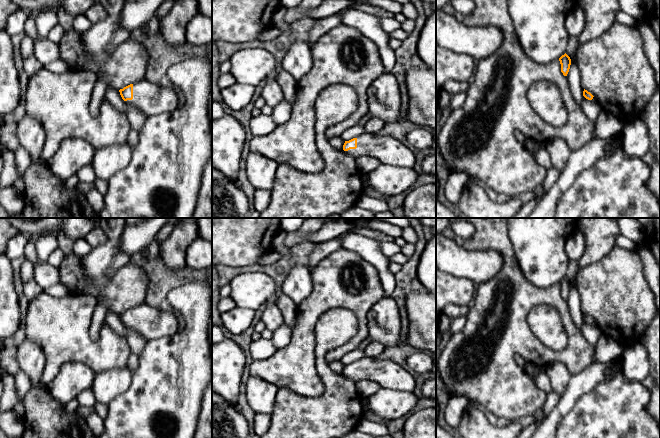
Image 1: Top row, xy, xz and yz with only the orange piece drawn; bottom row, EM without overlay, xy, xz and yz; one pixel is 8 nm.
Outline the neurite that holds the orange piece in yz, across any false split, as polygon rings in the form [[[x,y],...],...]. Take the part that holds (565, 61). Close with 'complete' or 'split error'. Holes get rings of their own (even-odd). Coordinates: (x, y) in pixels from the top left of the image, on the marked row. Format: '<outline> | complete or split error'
[[[565,53],[559,58],[560,64],[561,64],[561,72],[564,76],[567,76],[570,65],[571,65],[571,59],[570,57]]] | complete

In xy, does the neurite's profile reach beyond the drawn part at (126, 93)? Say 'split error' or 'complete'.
split error

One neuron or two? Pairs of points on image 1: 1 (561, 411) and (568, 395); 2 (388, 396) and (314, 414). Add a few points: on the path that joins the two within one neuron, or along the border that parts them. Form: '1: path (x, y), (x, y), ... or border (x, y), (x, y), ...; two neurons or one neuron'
1: path (563, 407), (568, 399); one neuron
2: border (363, 406), (364, 411); two neurons

